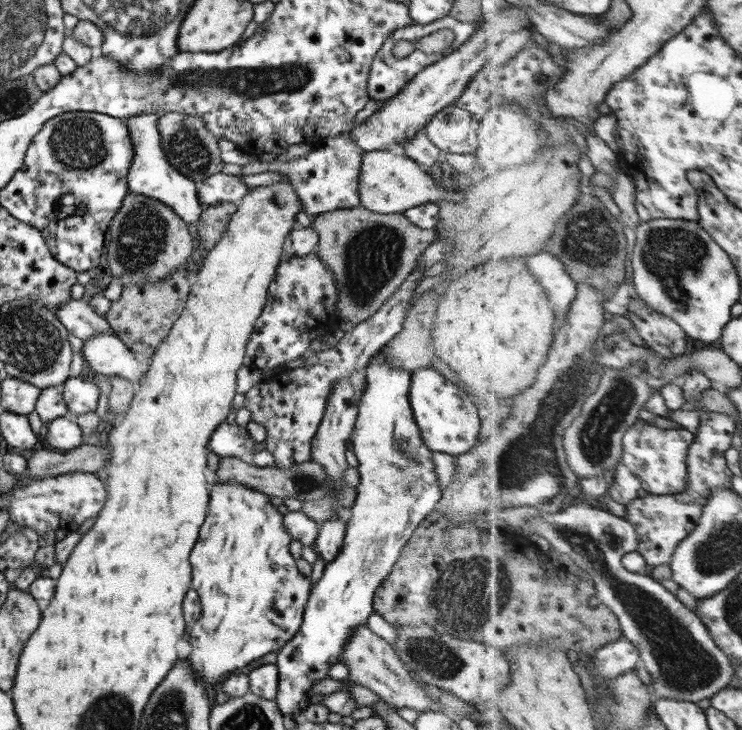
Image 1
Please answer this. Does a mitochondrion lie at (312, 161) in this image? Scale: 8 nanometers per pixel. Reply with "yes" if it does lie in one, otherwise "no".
no

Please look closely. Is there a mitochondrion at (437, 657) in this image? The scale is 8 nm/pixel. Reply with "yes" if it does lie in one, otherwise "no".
yes

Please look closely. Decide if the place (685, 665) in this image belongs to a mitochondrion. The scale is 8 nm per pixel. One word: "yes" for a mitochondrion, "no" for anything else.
yes

